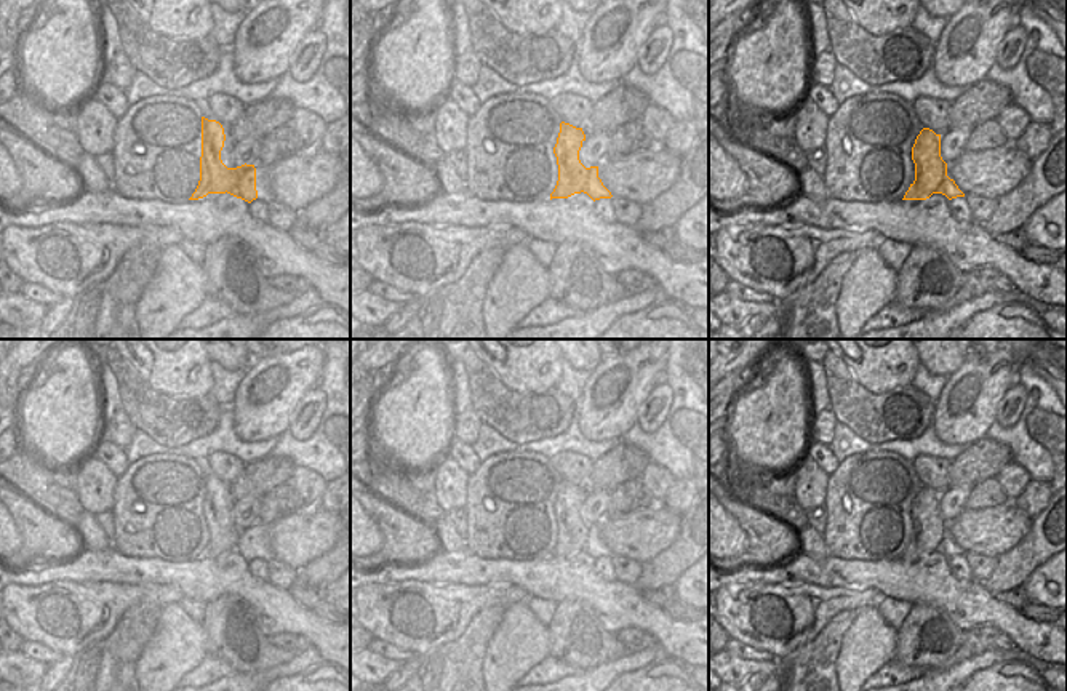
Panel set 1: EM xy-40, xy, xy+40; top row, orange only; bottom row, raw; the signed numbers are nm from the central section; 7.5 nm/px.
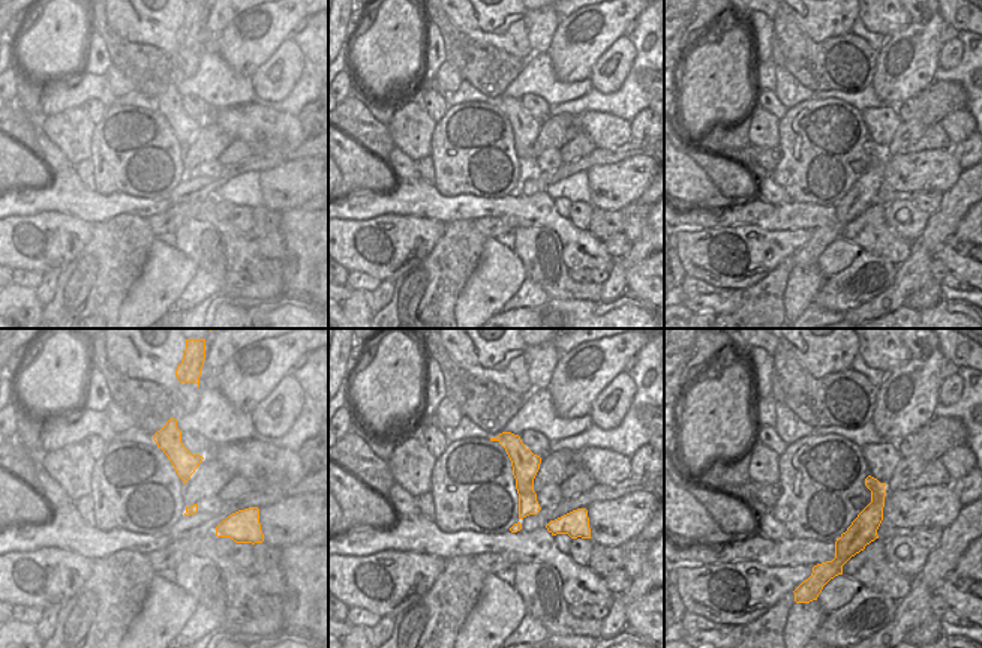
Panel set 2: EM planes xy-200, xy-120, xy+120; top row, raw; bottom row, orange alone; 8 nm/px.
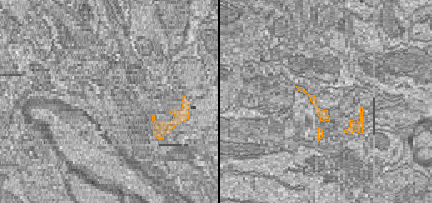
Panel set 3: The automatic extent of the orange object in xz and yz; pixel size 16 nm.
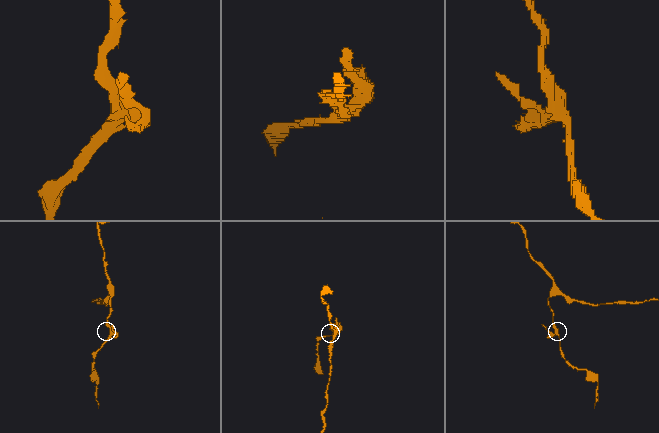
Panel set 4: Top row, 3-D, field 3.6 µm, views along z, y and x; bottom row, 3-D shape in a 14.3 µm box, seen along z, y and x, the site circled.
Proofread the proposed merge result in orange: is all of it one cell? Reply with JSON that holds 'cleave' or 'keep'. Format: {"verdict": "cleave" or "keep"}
{"verdict": "cleave"}

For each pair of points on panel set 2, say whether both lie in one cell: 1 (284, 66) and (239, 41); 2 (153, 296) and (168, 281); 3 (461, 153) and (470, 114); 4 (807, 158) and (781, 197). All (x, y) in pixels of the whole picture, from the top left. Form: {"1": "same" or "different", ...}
{"1": "different", "2": "same", "3": "same", "4": "different"}

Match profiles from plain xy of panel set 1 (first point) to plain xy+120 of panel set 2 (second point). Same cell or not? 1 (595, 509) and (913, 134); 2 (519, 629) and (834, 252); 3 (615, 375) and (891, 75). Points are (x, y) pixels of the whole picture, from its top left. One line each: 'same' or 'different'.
1: same
2: different
3: same

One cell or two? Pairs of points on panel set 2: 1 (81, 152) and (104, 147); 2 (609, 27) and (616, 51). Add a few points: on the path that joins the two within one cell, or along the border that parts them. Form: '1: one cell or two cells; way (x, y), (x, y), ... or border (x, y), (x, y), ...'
1: two cells; border (96, 125), (92, 134), (90, 158)
2: two cells; border (622, 35), (601, 54), (591, 69)

